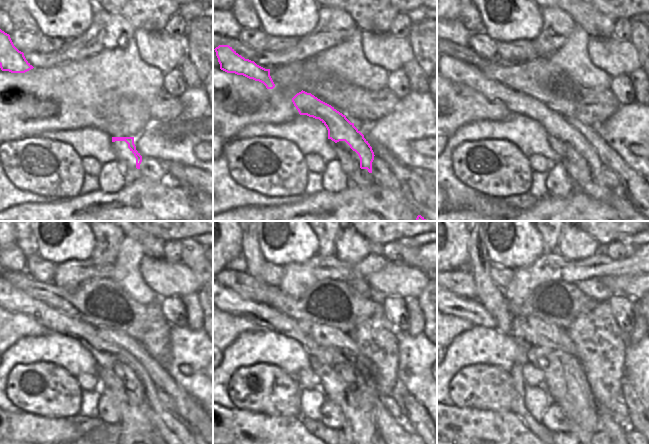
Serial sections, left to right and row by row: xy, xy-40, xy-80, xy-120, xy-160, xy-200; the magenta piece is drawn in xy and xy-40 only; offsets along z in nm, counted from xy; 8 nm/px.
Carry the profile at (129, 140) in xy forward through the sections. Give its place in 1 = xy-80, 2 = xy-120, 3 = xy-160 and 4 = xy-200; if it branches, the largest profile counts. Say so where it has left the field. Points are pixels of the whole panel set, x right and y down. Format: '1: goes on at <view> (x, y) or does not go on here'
1: goes on at xy-80 (457, 70)
2: goes on at xy-120 (10, 298)
3: goes on at xy-160 (266, 317)
4: goes on at xy-200 (472, 310)

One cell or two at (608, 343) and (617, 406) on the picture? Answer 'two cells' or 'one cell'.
two cells

